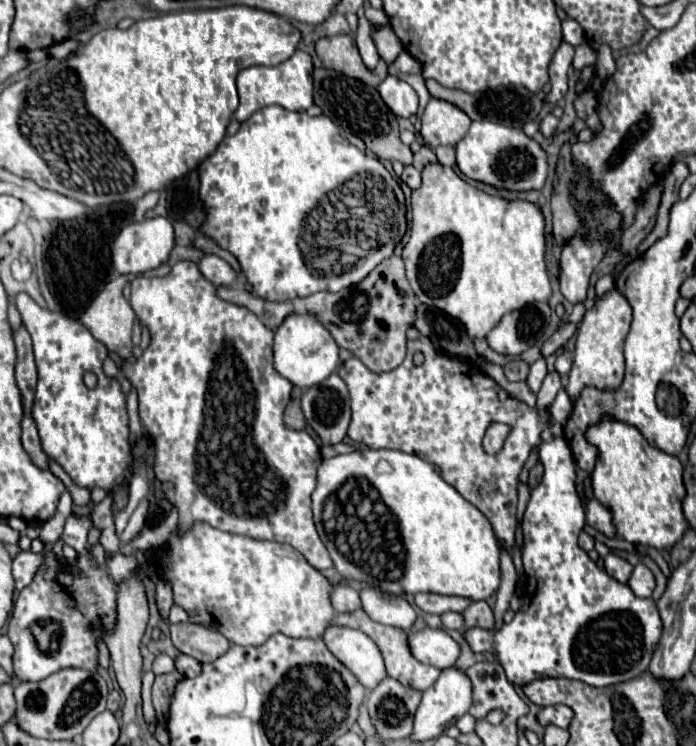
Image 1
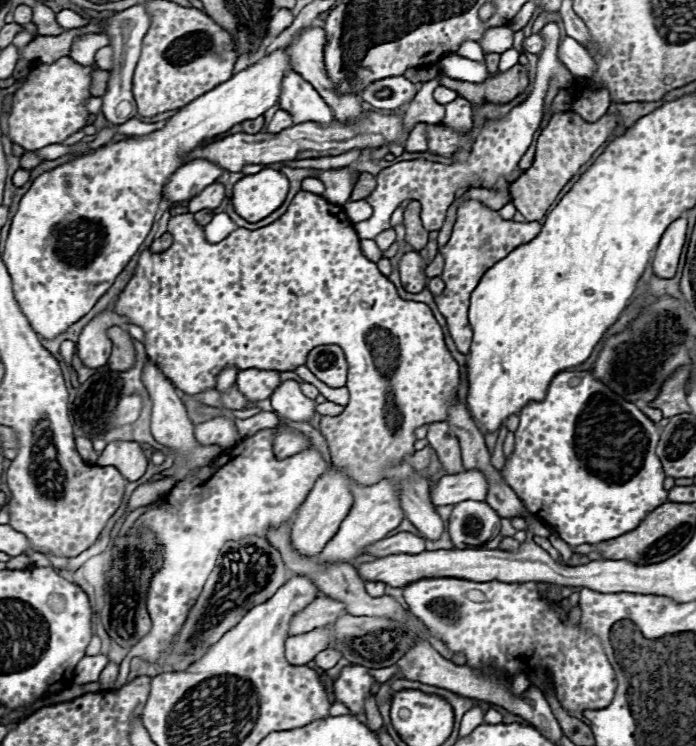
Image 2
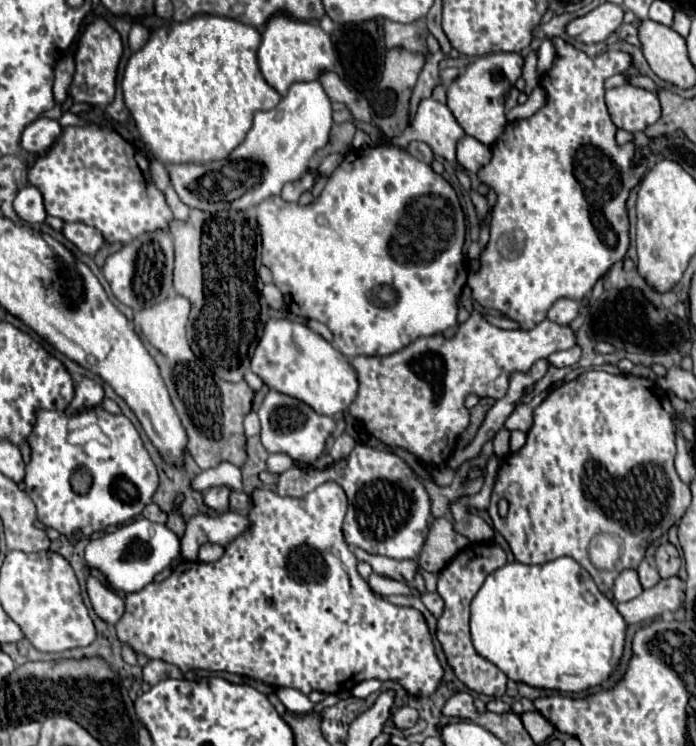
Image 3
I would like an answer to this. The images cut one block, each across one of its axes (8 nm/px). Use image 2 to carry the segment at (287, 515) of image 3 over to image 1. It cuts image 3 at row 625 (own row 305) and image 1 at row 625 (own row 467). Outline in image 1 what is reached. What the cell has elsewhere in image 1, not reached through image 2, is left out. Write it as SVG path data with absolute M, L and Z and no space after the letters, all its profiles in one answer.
M362 608L350 612L350 614L336 614L334 620L332 620L334 626L346 626L346 628L356 628L356 630L362 630L364 634L368 634L376 646L380 648L382 656L384 656L384 662L386 662L386 670L388 670L388 676L396 678L398 682L406 684L406 686L412 686L412 688L418 688L418 690L426 690L432 686L432 680L436 680L440 676L440 670L434 668L434 666L428 666L428 664L422 664L418 660L414 660L414 654L410 652L410 644L408 644L408 636L402 628L390 628L386 624L378 624L374 620L370 620L366 616L366 612Z

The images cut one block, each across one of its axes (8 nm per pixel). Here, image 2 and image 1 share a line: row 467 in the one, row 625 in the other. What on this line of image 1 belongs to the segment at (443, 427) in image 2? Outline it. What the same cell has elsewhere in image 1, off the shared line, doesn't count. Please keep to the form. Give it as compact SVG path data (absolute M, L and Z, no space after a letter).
M446 612L446 614L442 614L442 624L444 624L444 628L462 630L464 620L462 620L462 614L458 614L458 612Z

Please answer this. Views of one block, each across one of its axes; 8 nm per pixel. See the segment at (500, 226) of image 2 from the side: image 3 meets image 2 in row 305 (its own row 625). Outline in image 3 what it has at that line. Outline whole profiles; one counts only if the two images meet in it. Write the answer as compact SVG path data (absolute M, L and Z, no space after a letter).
M492 542L476 544L474 550L472 550L472 544L470 544L468 548L458 552L458 556L454 556L454 560L450 560L450 564L438 574L438 594L444 600L444 614L438 618L436 638L442 644L444 656L446 656L450 668L454 670L454 674L460 682L464 682L474 692L488 694L488 696L494 696L494 698L504 696L508 678L492 662L488 662L486 658L482 658L474 650L468 620L470 620L470 602L476 596L478 588L482 586L482 580L490 572L502 568L504 564L506 564L506 552L498 544L492 544Z

